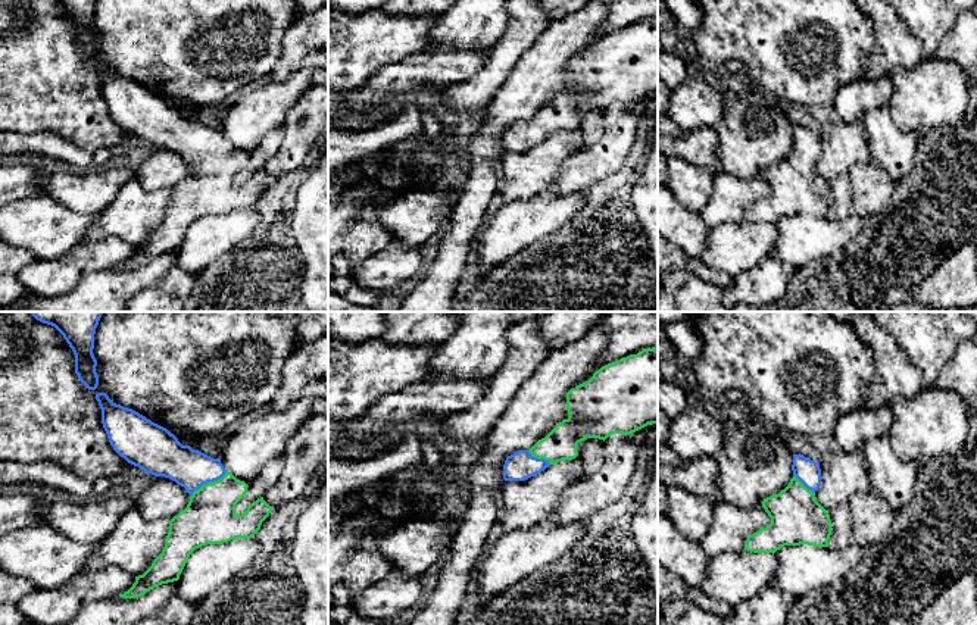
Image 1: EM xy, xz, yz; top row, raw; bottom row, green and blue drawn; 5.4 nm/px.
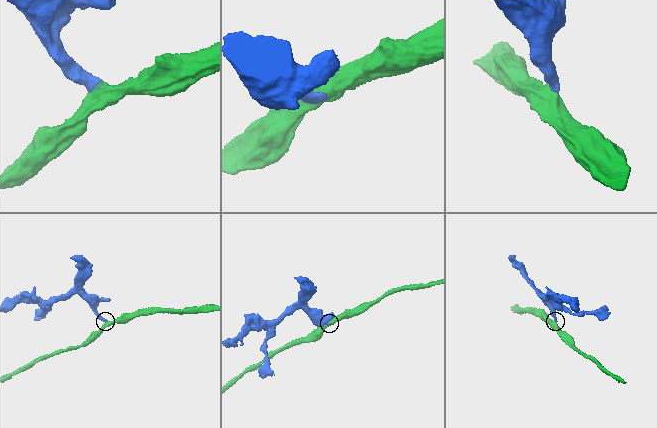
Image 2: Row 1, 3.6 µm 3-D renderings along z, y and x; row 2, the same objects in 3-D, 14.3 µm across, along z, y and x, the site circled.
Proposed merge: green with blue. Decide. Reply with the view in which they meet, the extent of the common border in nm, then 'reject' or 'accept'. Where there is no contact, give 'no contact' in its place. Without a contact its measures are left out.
contact in xy; length 240 nm; accept

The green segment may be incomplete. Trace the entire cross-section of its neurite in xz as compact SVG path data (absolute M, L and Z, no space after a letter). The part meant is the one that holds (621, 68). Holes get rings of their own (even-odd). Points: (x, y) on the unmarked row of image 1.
M658 16L602 37L589 51L566 63L566 81L569 87L530 121L519 121L506 128L505 151L525 151L550 135L575 129L578 115L587 109L605 112L612 104L630 106L658 94Z

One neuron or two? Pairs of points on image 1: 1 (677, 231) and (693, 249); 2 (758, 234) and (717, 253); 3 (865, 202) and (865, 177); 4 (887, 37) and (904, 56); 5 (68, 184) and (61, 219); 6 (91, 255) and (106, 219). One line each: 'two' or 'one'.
1: one
2: one
3: one
4: one
5: two
6: two

